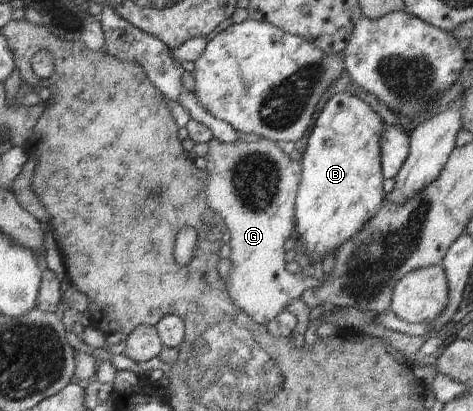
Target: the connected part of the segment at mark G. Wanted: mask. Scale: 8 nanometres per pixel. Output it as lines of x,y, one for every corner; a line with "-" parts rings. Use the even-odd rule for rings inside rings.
212,139
208,143
205,156
206,171
209,174
209,186
205,190
207,204
222,217
227,226
226,231
231,235
227,244
231,250
228,260
232,263
232,270
225,283
226,292
241,311
246,312
254,322
265,326
286,310
294,298
300,298
304,291
318,284
315,278
295,275
286,270
284,244
295,227
295,198
301,179
301,163
290,160
282,151
282,144
270,139
255,143
240,140
235,143
223,143

